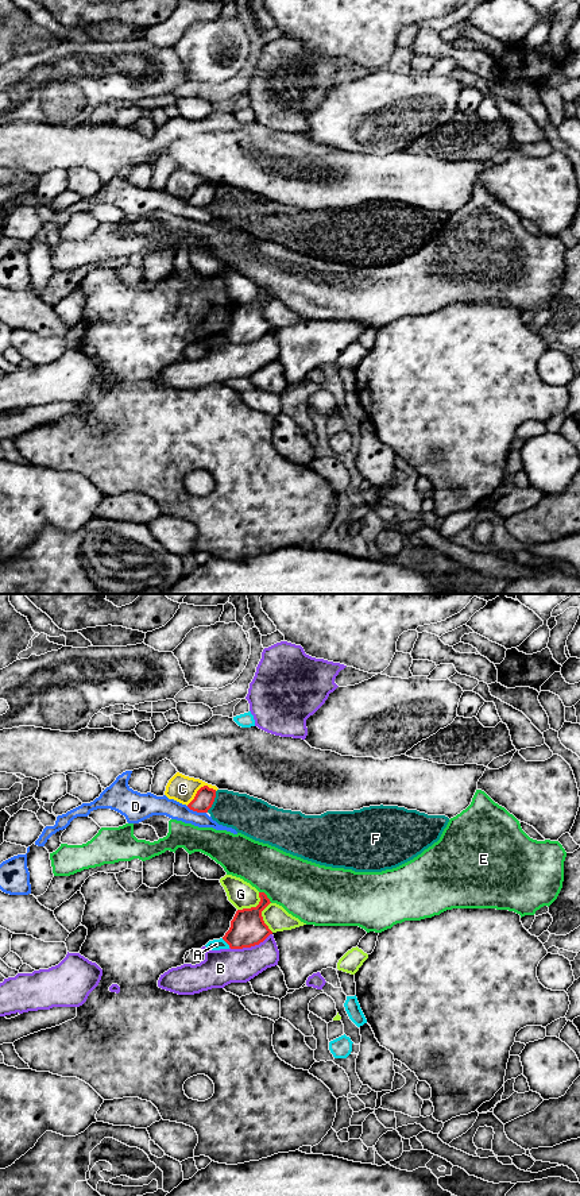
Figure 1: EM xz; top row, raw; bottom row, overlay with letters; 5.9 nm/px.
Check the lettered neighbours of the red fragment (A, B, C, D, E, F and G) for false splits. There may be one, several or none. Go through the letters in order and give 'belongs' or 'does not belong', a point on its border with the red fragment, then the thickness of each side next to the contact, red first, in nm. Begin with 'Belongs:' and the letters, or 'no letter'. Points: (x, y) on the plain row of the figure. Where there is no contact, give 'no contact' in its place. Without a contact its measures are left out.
Belongs: no letter
A: does not belong; contact xz (225, 336); calibres 220 and 60 nm
B: does not belong; contact xz (250, 342); calibres 220 and 220 nm
C: does not belong; contact xz (200, 184); calibres 120 and 160 nm
D: does not belong; contact xz (196, 205); calibres 120 and 110 nm
E: does not belong; contact xz (266, 290); calibres 220 and 340 nm
F: does not belong; contact xz (213, 196); calibres 120 and 220 nm
G: does not belong; contact xz (252, 303); calibres 220 and 160 nm

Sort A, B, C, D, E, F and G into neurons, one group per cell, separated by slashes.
A / B / C / D / E / F / G

